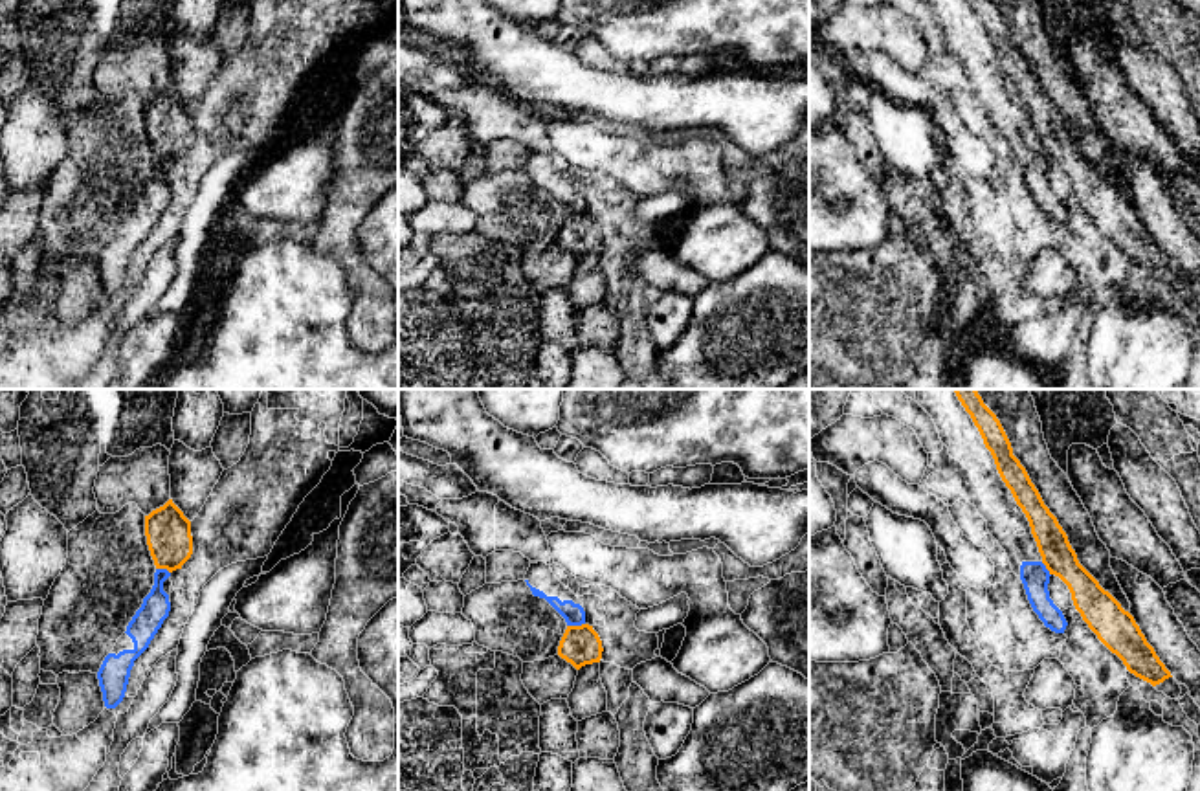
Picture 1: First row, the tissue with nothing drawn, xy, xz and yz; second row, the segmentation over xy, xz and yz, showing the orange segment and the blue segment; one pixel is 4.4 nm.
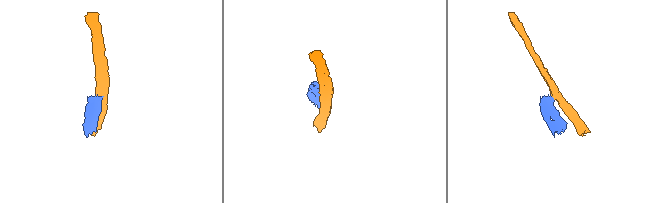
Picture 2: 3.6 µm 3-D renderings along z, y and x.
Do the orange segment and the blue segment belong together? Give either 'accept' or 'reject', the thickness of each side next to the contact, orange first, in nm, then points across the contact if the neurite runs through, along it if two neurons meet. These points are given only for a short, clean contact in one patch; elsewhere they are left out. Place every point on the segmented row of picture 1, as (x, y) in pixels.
reject; calibres 180 and 90 nm; border xz (584, 623), (567, 626)

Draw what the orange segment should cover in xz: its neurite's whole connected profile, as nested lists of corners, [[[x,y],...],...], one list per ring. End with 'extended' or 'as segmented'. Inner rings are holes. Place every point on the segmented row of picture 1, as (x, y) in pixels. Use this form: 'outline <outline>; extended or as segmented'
outline [[[589,624],[567,626],[558,646],[558,655],[576,670],[585,664],[600,663],[602,652],[602,641]]]; as segmented

